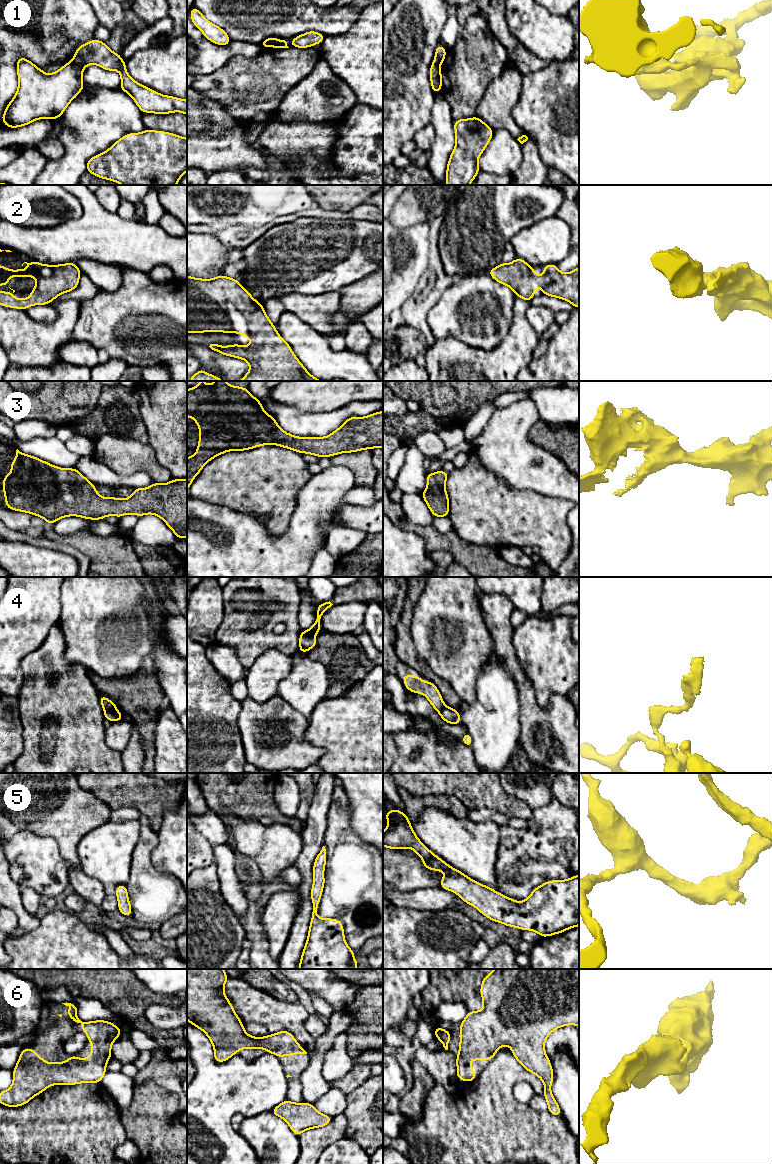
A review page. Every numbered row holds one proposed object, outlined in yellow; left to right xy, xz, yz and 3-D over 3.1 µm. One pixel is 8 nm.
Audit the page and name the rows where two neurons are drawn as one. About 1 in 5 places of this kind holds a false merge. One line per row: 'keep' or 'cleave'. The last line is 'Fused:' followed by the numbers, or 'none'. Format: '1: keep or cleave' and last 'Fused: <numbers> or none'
1: cleave
2: keep
3: keep
4: cleave
5: keep
6: keep
Fused: 1, 4

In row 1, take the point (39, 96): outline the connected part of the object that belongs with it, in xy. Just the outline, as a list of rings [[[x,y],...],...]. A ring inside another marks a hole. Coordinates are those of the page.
[[[19,57],[17,60],[18,90],[1,115],[7,128],[24,127],[37,119],[59,119],[69,103],[85,87],[82,81],[84,67],[70,61],[54,73],[46,74],[30,60]]]

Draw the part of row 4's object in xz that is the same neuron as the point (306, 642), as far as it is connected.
[[[300,634],[299,652],[307,653],[308,650],[317,646],[315,635]]]

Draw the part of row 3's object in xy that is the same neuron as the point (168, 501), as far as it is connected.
[[[18,449],[14,462],[9,467],[13,472],[3,477],[2,486],[7,509],[40,516],[48,525],[68,516],[100,520],[110,515],[120,518],[126,514],[135,514],[138,517],[154,514],[167,524],[177,539],[187,537],[187,478],[173,478],[166,484],[153,482],[148,488],[135,488],[126,499],[117,499],[114,496],[100,496],[94,484],[76,468],[60,468]]]

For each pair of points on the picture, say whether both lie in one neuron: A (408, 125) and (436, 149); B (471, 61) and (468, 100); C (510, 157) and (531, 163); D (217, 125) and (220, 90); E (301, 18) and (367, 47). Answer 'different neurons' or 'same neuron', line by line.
A: different neurons
B: same neuron
C: different neurons
D: different neurons
E: different neurons

